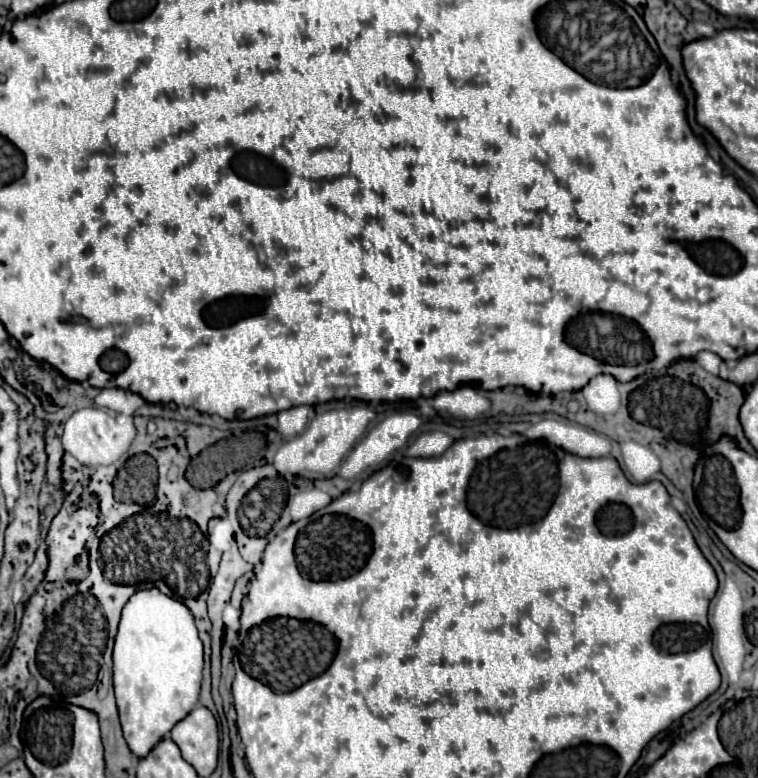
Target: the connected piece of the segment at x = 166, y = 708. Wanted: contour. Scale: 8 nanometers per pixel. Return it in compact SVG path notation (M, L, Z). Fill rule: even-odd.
M158 588L138 590L122 608L118 634L114 640L114 690L120 710L124 738L136 756L146 756L172 726L182 720L196 704L202 680L202 640L194 624L192 612L178 598L160 592Z

